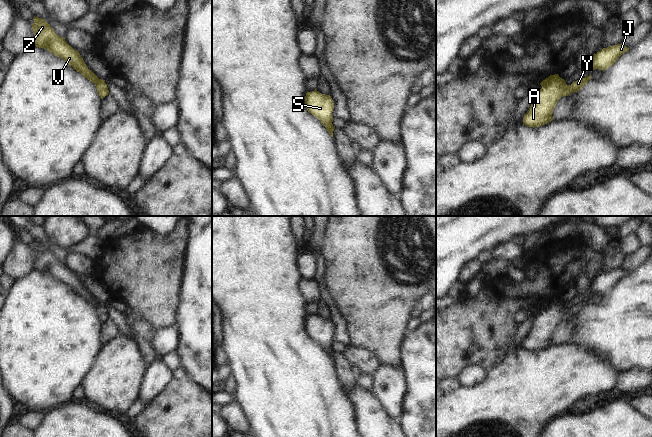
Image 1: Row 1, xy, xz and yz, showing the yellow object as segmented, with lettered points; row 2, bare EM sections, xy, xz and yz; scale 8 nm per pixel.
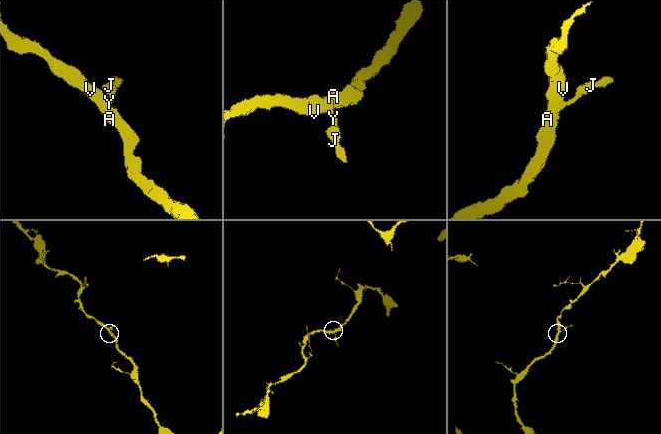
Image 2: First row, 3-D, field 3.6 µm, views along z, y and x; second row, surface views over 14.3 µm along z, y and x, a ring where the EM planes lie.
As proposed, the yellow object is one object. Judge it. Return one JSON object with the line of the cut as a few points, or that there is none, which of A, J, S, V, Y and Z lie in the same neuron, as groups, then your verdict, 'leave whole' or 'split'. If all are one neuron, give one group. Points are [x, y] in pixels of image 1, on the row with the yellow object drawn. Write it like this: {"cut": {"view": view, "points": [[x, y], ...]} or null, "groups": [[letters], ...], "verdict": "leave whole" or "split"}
{"cut": null, "groups": [["A", "J", "S", "V", "Y", "Z"]], "verdict": "leave whole"}

